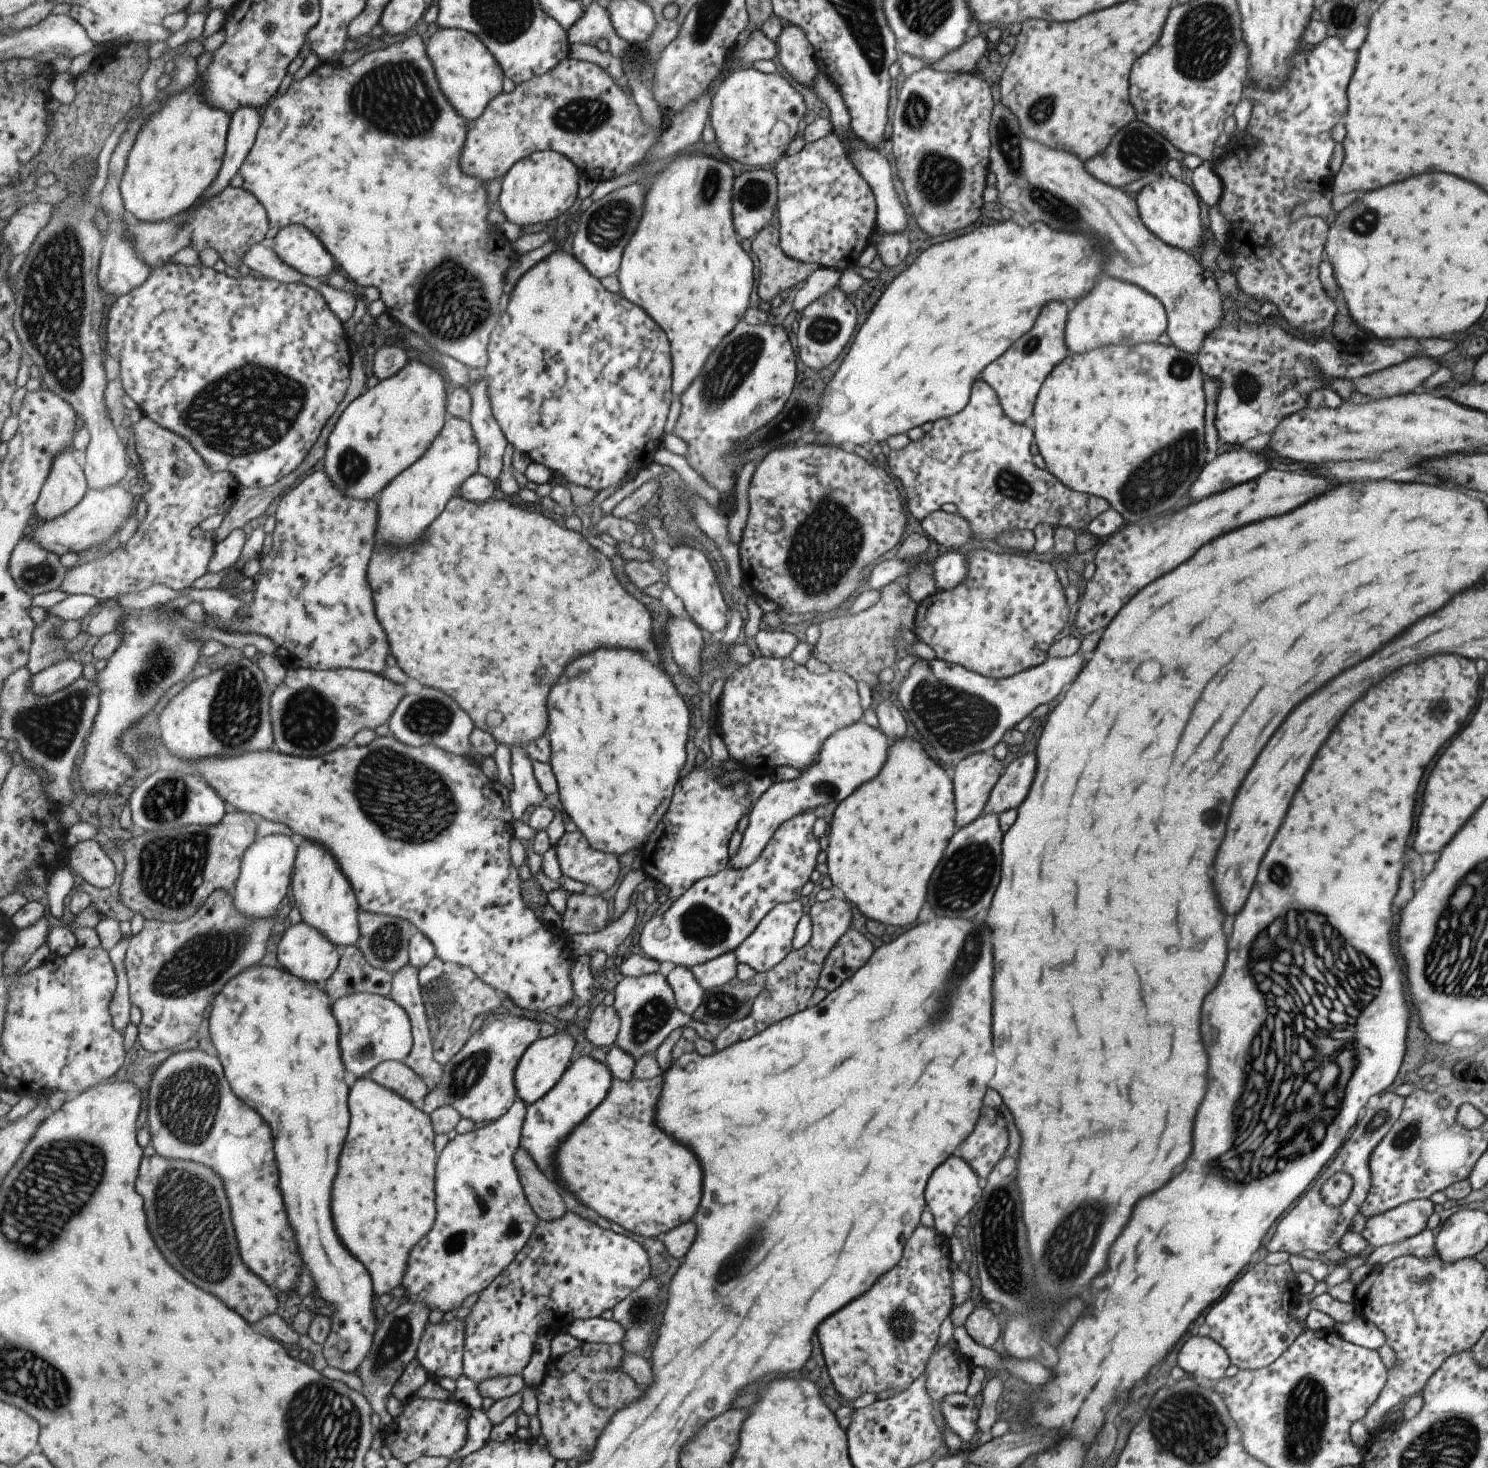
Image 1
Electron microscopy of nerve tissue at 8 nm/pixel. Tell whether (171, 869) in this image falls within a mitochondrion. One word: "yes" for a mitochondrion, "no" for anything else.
yes

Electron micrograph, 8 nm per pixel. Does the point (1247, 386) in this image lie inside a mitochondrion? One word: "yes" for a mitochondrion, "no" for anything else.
yes

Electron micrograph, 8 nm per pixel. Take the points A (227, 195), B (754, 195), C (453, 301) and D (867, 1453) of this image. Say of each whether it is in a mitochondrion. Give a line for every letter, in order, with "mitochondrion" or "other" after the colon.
A: other
B: mitochondrion
C: mitochondrion
D: other

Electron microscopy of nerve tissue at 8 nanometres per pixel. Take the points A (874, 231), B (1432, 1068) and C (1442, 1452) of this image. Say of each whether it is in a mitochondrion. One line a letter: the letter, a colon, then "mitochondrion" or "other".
A: other
B: other
C: mitochondrion

